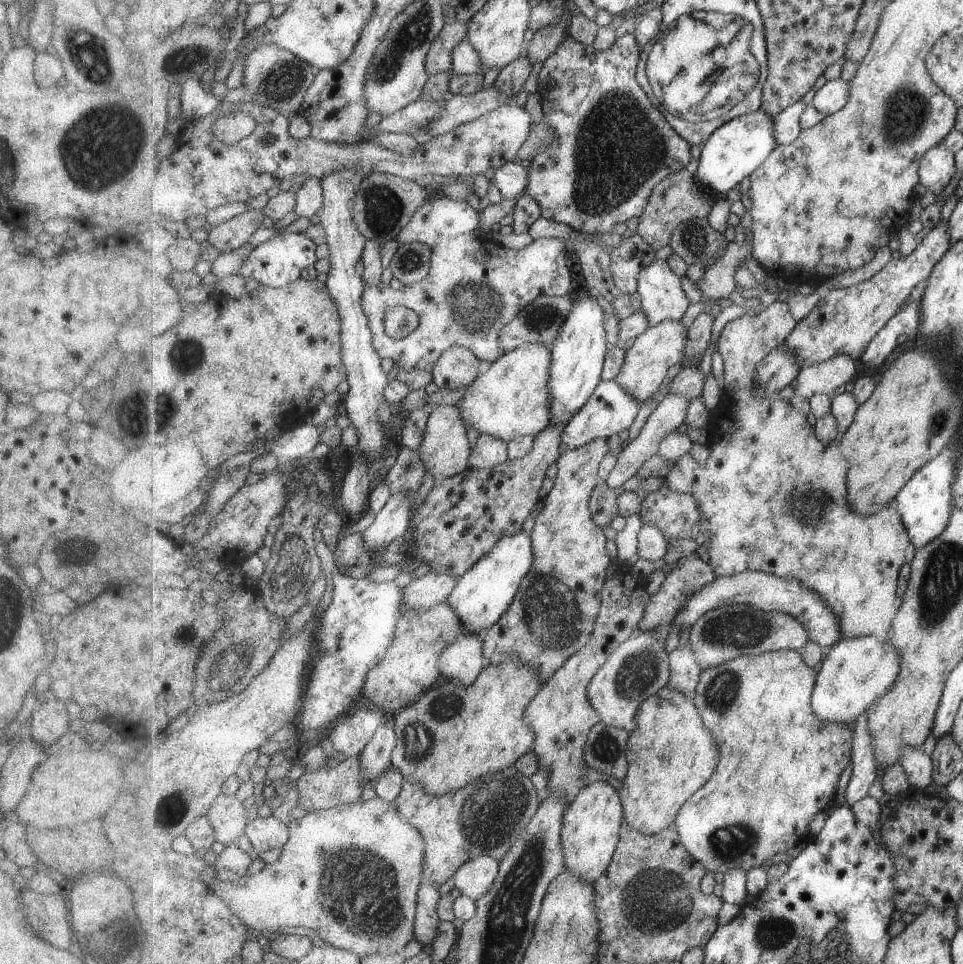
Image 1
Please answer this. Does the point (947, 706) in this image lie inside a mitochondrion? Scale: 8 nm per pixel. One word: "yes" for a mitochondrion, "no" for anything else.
no

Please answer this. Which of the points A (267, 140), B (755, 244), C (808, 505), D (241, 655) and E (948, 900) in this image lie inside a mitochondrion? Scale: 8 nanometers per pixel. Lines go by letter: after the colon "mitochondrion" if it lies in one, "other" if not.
A: mitochondrion
B: other
C: mitochondrion
D: mitochondrion
E: other

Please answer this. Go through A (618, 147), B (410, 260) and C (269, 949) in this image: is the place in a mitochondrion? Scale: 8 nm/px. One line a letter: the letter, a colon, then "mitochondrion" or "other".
A: mitochondrion
B: mitochondrion
C: other

